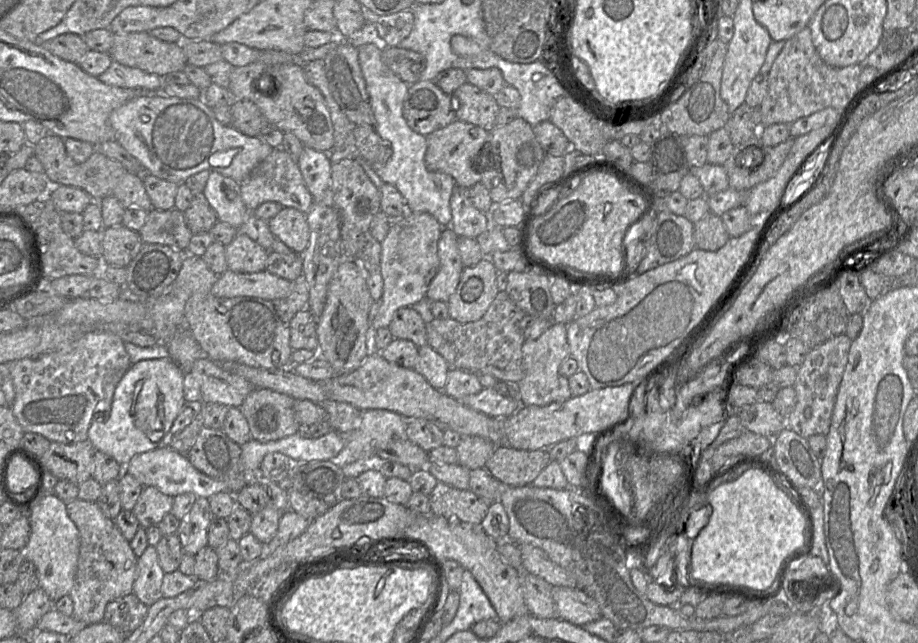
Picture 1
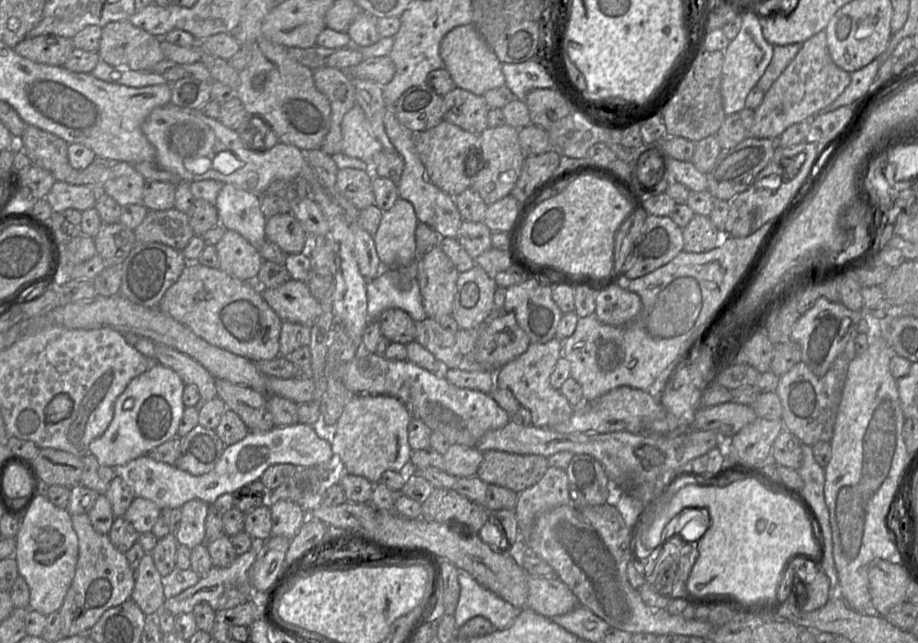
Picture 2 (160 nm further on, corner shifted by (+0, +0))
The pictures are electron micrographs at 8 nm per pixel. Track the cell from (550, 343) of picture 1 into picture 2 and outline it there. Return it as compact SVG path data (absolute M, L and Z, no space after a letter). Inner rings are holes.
M553 338L546 343L530 343L527 350L495 372L495 387L509 389L521 406L531 413L532 425L538 428L552 428L567 421L574 408L567 399L549 382L556 362L561 356L562 342Z

